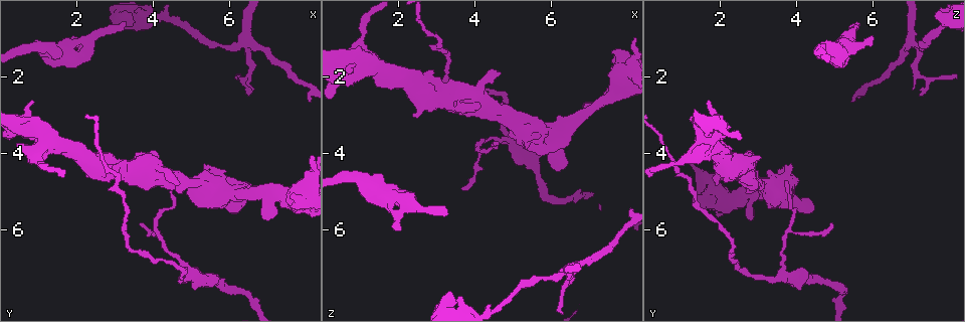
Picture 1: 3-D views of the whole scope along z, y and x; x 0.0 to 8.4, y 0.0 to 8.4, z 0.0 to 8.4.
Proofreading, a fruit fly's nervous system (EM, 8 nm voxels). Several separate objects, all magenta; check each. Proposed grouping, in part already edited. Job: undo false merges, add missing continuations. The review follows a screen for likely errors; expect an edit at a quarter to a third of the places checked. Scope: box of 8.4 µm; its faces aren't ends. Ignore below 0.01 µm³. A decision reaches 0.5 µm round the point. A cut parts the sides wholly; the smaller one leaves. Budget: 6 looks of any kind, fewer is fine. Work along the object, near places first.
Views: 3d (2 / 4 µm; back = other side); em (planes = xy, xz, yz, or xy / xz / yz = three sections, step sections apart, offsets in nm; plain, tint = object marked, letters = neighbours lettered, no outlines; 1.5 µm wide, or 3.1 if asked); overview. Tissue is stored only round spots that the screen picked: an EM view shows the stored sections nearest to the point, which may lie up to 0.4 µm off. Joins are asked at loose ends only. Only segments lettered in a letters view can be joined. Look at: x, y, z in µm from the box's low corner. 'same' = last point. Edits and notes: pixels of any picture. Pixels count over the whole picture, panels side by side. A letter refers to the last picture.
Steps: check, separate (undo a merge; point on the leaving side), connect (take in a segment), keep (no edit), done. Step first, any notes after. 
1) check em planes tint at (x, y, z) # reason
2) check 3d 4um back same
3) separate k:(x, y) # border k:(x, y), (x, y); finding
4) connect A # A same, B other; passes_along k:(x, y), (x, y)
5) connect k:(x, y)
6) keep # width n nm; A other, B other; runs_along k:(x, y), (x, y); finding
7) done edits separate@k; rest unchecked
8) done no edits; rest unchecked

check 3d 2um at (1.90, 1.05, 6.05) # branch stops here

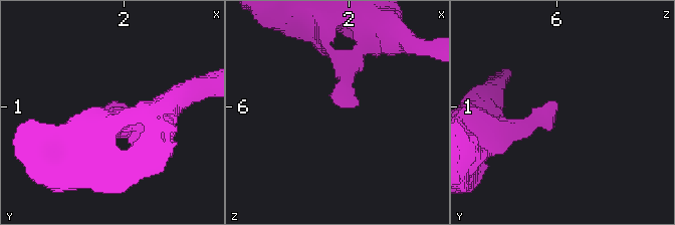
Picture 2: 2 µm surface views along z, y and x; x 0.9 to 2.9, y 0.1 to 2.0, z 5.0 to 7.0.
check em xy step 4 letters at (1.92, 1.00, 6.02) # need the tissue

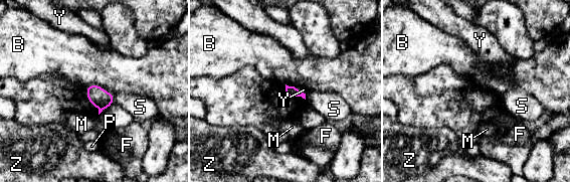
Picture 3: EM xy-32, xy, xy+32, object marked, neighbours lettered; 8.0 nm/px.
check em planes letters same # cut it another way

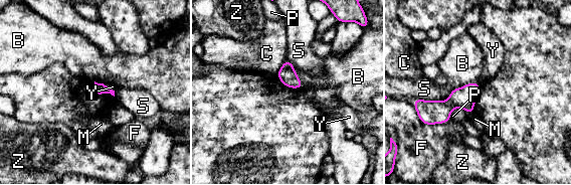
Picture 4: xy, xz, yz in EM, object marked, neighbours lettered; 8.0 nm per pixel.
keep # B other, C other, F other, M other, P other, S other, Y other, Z other; runs_along 4:(477, 84), (429, 120); no lettered segment goes on from it

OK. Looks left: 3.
check em planes letters at (1.05, 4.30, 0.80) # thin neck

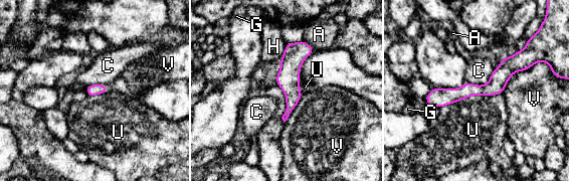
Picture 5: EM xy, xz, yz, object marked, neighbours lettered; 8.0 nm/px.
keep # width 100 nm; A other, C other, G other, H other, U other, V other; one neuron here

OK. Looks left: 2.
check em planes tint at (6.35, 1.15, 7.15) # abrupt turn

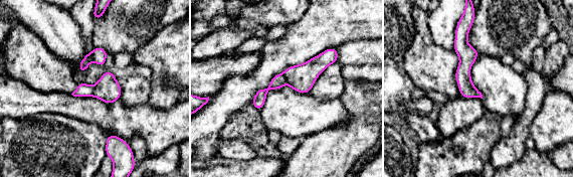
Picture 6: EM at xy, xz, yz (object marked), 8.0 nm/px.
check em planes letters same

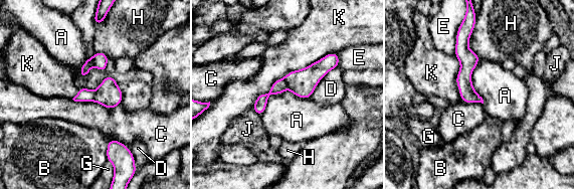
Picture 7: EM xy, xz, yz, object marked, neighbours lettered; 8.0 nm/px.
separate 7:(108, 93) # width 120 nm; A other, B other, C other, D other, E other, G other, H other, J other, K other; border 7:(94, 91), (92, 101); two neurons meet here

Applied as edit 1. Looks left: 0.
done edits separate@7; rest unchecked

